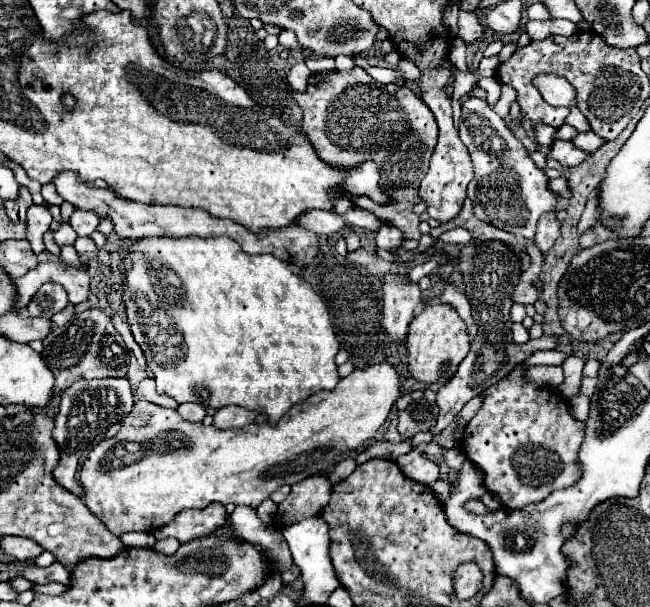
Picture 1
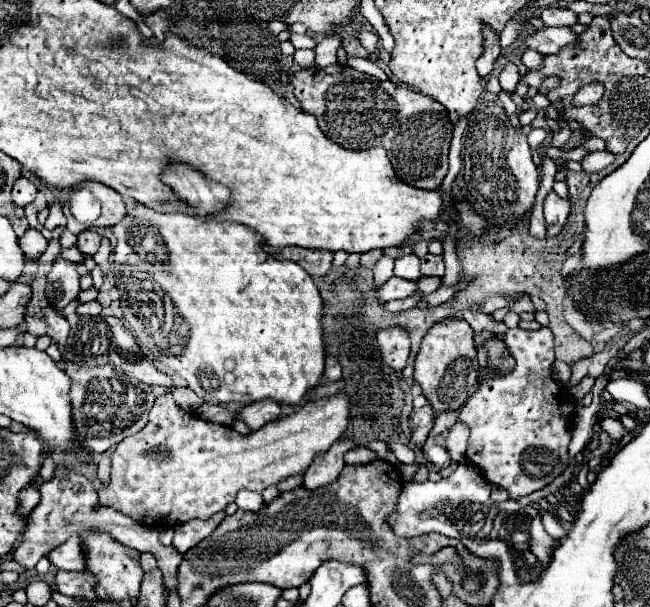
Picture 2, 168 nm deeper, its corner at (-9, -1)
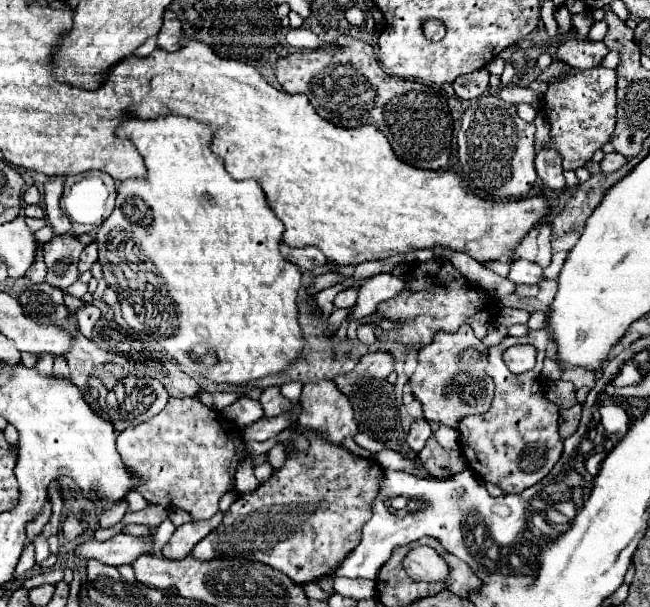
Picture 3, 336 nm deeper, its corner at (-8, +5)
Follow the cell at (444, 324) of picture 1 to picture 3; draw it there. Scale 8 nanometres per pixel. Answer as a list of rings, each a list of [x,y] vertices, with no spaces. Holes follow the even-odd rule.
[[[462,325],[456,333],[436,333],[432,345],[418,349],[418,365],[410,377],[412,393],[422,403],[424,417],[448,427],[456,427],[458,419],[472,413],[484,413],[494,397],[492,381],[486,379],[486,347],[474,335],[470,325]]]

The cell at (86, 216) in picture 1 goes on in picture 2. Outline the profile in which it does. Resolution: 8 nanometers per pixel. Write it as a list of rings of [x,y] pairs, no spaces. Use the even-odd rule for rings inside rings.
[[[85,231],[85,235],[79,235],[79,253],[81,255],[87,255],[87,257],[93,257],[97,251],[99,251],[99,245],[101,245],[101,235],[97,231]]]

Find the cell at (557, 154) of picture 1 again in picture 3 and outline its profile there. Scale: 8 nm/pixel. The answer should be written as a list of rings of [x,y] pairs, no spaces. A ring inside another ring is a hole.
[[[608,153],[608,155],[604,155],[604,159],[600,161],[600,169],[602,169],[602,173],[612,173],[612,171],[620,169],[626,161],[628,161],[628,159],[626,159],[624,155],[620,155],[620,153]]]

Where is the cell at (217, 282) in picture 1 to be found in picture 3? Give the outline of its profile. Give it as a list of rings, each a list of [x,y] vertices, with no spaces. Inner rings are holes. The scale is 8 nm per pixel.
[[[168,115],[168,117],[158,117],[154,121],[128,119],[126,123],[122,123],[116,129],[116,135],[126,137],[136,145],[136,149],[144,157],[146,169],[148,169],[146,179],[140,179],[140,181],[134,179],[134,181],[120,183],[118,197],[116,197],[116,209],[100,225],[98,235],[96,235],[98,253],[100,253],[98,261],[102,265],[104,279],[106,279],[108,287],[112,287],[116,291],[120,307],[122,307],[122,317],[128,323],[128,327],[134,329],[136,333],[144,333],[144,335],[150,335],[152,339],[156,339],[162,345],[162,349],[168,353],[168,357],[172,357],[190,375],[204,377],[212,383],[244,385],[244,383],[280,373],[280,371],[288,369],[290,365],[294,365],[304,349],[304,335],[302,335],[302,329],[298,323],[298,303],[296,303],[298,291],[302,285],[302,271],[296,263],[286,261],[278,251],[278,245],[280,245],[280,239],[284,233],[284,225],[268,207],[260,185],[254,179],[246,179],[246,181],[232,179],[226,173],[222,159],[210,151],[210,139],[212,139],[210,129],[204,123],[192,121],[188,117]]]

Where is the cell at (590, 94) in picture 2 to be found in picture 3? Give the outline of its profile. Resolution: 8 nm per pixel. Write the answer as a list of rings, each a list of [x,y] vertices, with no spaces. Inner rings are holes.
[[[588,69],[564,75],[548,85],[544,95],[546,117],[550,121],[550,141],[542,149],[556,149],[562,155],[564,169],[584,167],[594,151],[610,141],[616,123],[616,71],[614,69]]]

